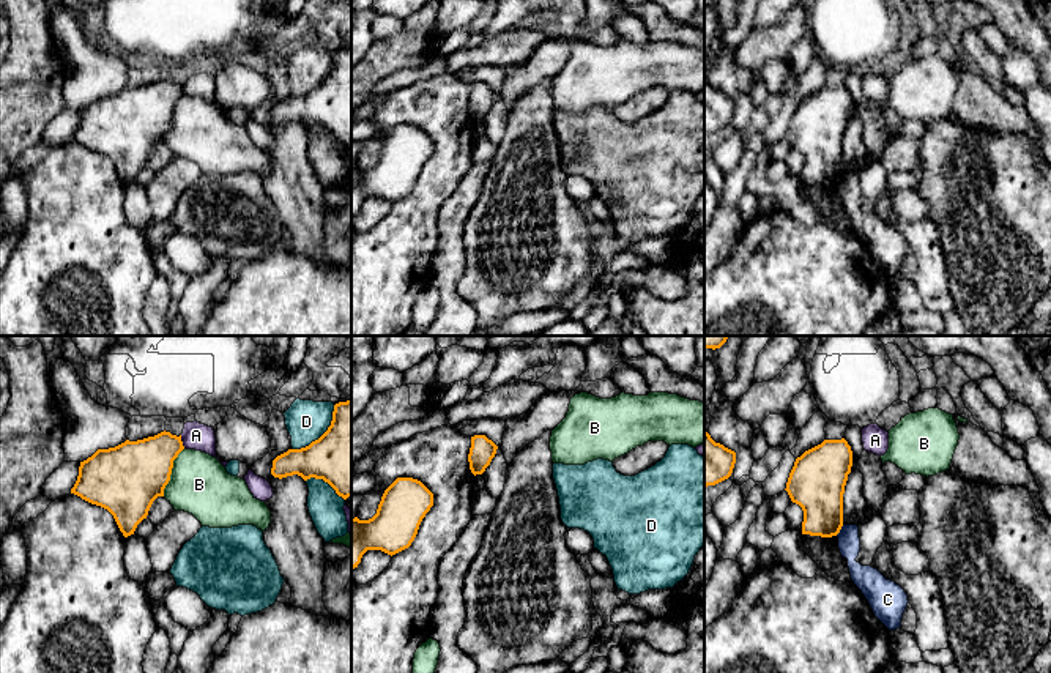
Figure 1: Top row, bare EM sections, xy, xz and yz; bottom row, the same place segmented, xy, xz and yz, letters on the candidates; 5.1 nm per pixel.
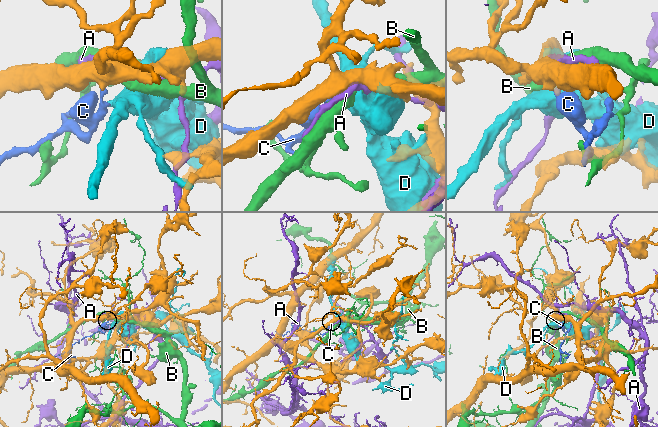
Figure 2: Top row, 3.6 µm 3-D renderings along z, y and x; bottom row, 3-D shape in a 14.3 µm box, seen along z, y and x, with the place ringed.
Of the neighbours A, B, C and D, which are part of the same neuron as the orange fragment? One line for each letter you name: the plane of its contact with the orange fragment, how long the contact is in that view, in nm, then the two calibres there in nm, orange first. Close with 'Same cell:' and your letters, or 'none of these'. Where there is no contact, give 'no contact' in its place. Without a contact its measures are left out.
Same cell: none of these

